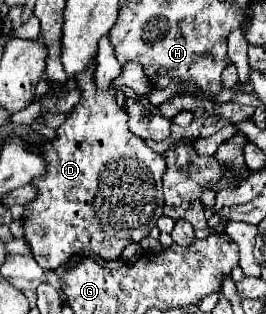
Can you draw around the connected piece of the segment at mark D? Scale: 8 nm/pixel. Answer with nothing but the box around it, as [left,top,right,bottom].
[24,67,166,269]

